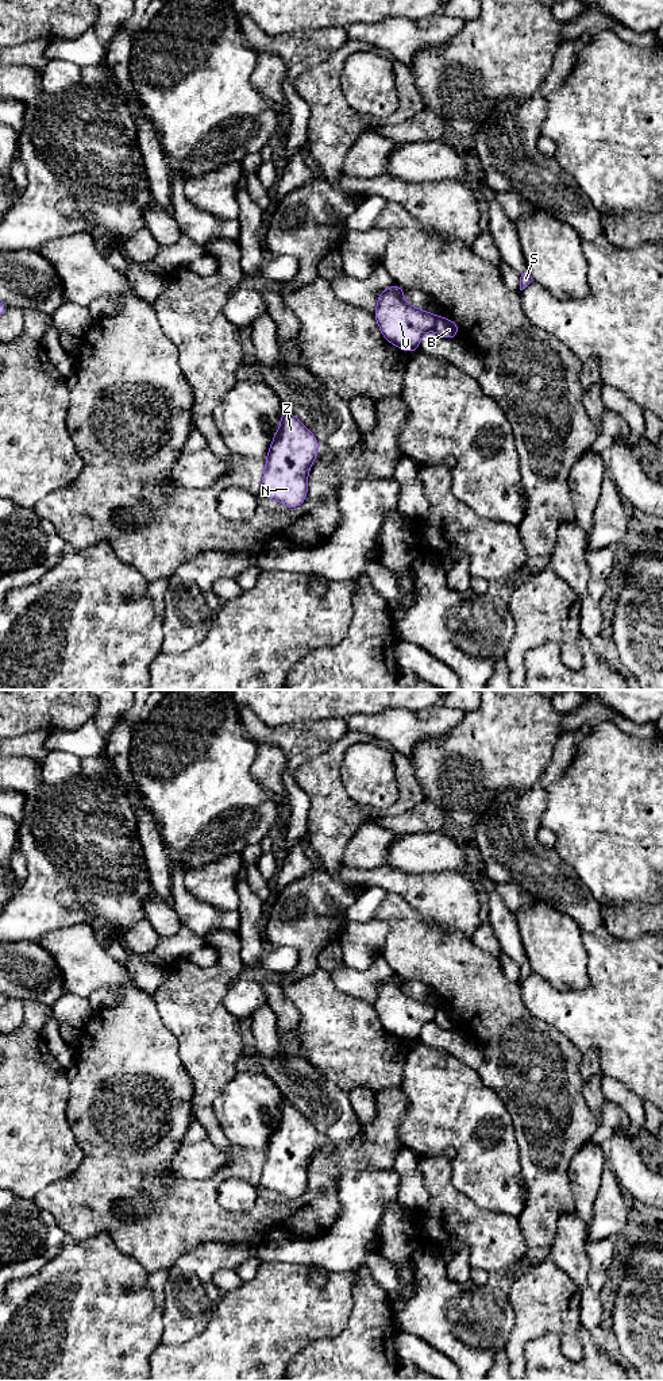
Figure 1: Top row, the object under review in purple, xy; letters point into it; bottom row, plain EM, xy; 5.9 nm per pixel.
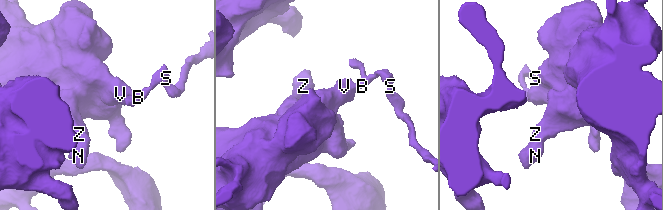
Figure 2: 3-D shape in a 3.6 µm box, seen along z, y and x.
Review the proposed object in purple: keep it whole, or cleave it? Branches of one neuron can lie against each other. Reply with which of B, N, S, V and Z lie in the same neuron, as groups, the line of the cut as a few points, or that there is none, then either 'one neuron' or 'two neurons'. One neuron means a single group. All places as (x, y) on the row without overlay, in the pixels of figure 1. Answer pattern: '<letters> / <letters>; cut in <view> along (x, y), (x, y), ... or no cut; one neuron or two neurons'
B S / N V Z; cut in xy along (438, 1007), (432, 1019); two neurons

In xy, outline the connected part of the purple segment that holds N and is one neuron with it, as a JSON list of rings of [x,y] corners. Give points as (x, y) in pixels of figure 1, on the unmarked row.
[[[284,1100],[266,1147],[261,1184],[290,1200],[302,1196],[308,1184],[308,1164],[319,1139],[313,1125]]]

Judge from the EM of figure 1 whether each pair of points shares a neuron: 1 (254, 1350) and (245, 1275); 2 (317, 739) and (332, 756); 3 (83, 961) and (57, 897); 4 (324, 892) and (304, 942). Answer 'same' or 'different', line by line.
1: different
2: different
3: different
4: same

